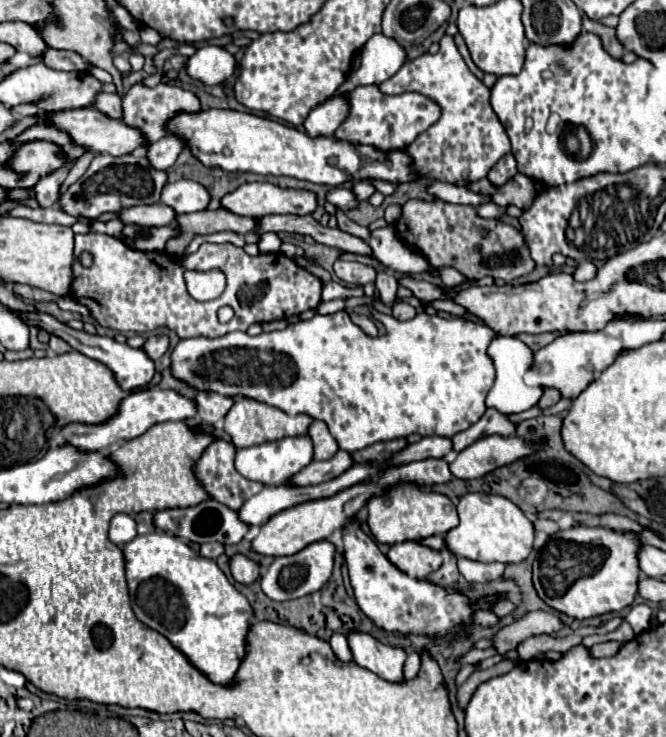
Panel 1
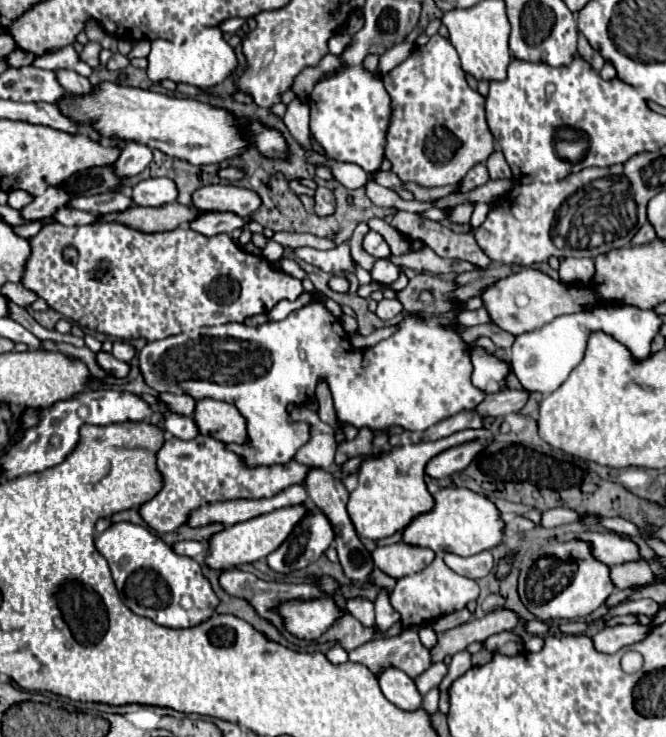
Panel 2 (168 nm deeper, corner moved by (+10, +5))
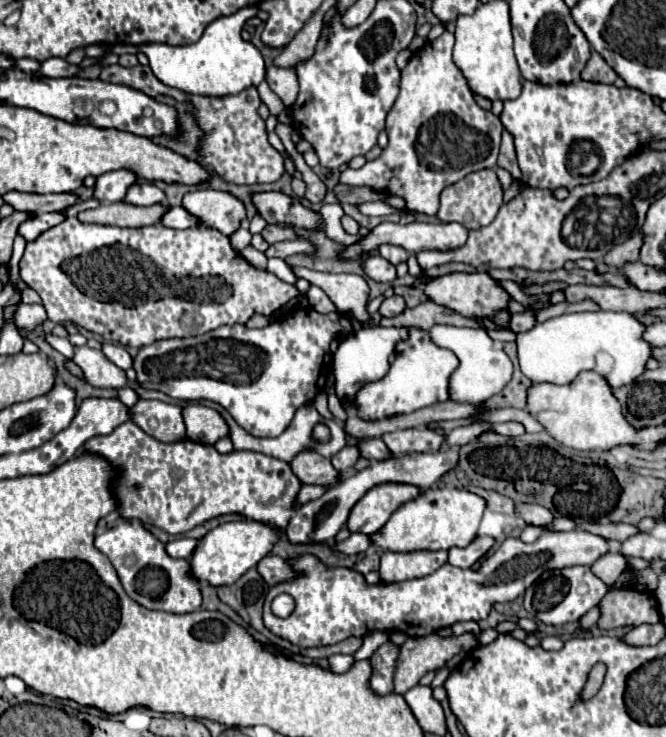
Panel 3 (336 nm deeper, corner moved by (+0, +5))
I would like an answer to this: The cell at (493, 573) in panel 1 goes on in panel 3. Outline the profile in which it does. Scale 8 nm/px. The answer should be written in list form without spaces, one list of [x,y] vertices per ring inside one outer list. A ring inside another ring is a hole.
[[[476,537],[468,547],[464,549],[450,549],[448,555],[448,563],[454,565],[454,567],[462,567],[462,569],[470,569],[474,563],[478,563],[494,545],[494,539],[492,537]]]

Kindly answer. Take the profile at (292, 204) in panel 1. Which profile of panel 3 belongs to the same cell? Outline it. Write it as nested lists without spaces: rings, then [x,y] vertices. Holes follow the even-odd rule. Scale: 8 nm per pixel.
[[[198,189],[184,195],[184,207],[200,219],[202,225],[232,235],[246,219],[246,205],[228,191]]]

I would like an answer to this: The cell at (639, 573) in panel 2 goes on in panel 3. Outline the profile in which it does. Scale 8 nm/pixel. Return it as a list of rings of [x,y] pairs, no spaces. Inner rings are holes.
[[[608,553],[604,557],[600,557],[594,565],[592,565],[592,571],[608,585],[612,585],[618,575],[626,573],[630,569],[630,563],[626,561],[626,557],[622,553]]]

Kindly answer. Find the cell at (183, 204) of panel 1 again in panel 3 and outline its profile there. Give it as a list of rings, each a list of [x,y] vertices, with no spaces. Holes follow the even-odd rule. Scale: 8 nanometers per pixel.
[[[134,183],[128,189],[128,195],[124,197],[124,201],[132,205],[156,205],[166,201],[166,193],[154,183]]]

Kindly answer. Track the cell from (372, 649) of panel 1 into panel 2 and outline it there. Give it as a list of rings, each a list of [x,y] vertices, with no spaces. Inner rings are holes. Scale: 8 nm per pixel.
[[[386,669],[386,673],[382,673],[378,681],[384,697],[396,707],[404,711],[416,711],[422,707],[422,695],[418,693],[416,683],[400,669]]]

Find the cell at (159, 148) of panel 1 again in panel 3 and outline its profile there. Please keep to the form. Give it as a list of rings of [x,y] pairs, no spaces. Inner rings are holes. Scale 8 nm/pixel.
[[[120,169],[112,173],[104,173],[98,177],[94,187],[94,197],[100,201],[122,201],[126,197],[128,187],[138,179],[130,169]]]

